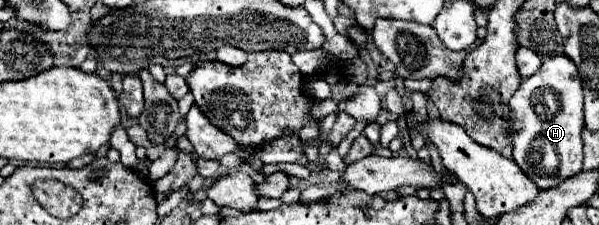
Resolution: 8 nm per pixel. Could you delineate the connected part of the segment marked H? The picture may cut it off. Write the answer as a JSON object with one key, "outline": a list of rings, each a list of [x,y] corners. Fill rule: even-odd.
{"outline":[[[555,55],[543,61],[533,77],[521,81],[511,99],[513,115],[513,161],[537,183],[551,187],[569,175],[581,171],[583,165],[583,87],[575,63],[567,55]]]}

